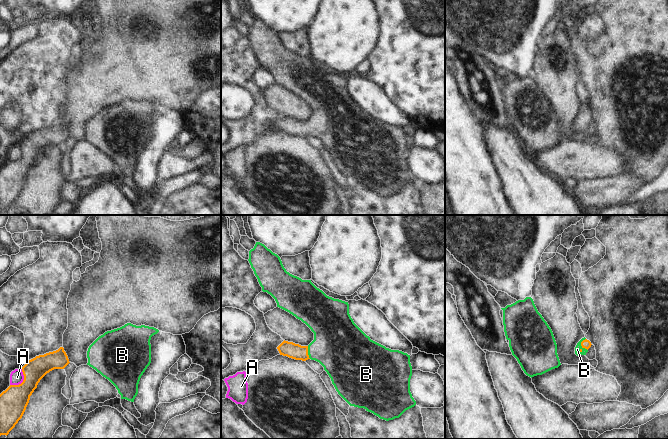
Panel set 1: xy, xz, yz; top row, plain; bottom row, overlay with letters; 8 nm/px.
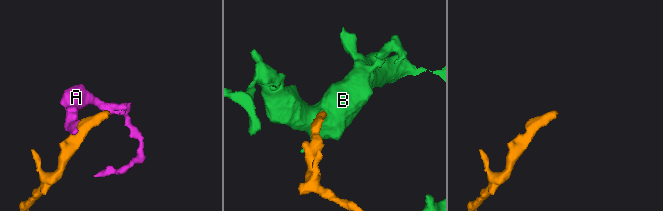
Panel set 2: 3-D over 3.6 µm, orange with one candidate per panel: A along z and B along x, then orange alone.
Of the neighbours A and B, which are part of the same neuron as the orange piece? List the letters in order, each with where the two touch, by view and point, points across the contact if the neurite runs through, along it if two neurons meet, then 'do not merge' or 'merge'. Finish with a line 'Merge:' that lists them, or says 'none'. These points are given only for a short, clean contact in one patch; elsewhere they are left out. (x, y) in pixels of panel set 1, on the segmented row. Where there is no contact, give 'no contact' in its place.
A: meets orange in xy at (23, 381); border along xy (22, 369), (23, 380), (18, 384), (10, 385); do not merge
B: meets orange in yz at (581, 345); runs through yz (586, 344), (581, 345), (577, 349); merge
Merge: B

